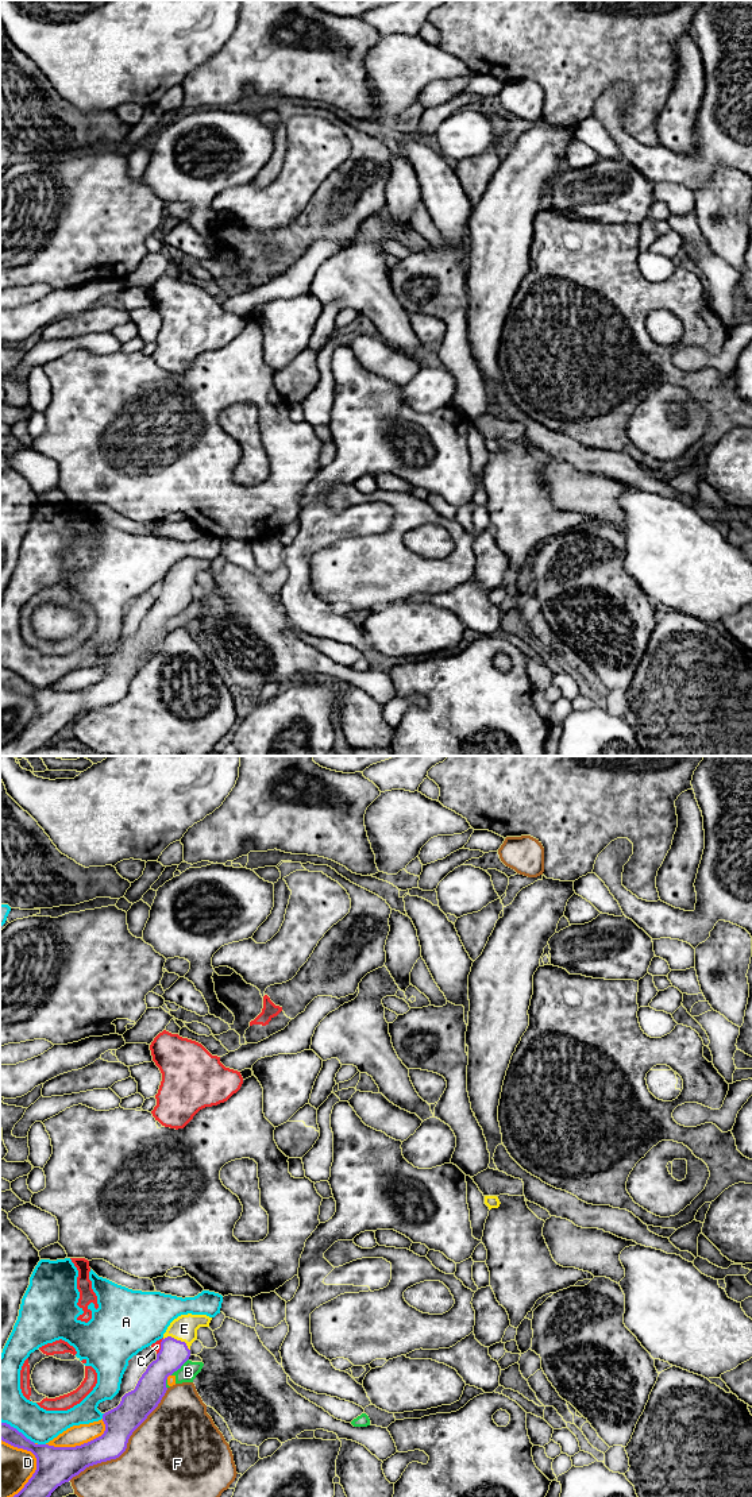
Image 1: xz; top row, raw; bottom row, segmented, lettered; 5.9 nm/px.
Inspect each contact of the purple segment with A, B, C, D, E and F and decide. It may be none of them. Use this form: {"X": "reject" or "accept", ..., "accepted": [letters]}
{"A": "reject", "B": "reject", "C": "reject", "D": "reject", "E": "accept", "F": "reject", "accepted": ["E"]}

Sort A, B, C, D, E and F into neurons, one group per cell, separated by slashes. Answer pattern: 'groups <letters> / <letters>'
groups A / B D / C / E / F

